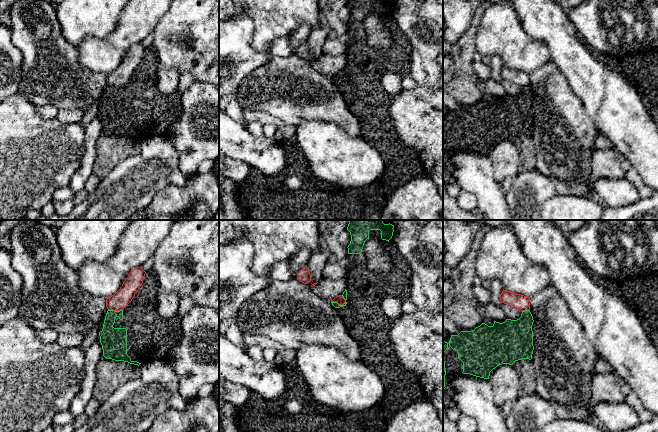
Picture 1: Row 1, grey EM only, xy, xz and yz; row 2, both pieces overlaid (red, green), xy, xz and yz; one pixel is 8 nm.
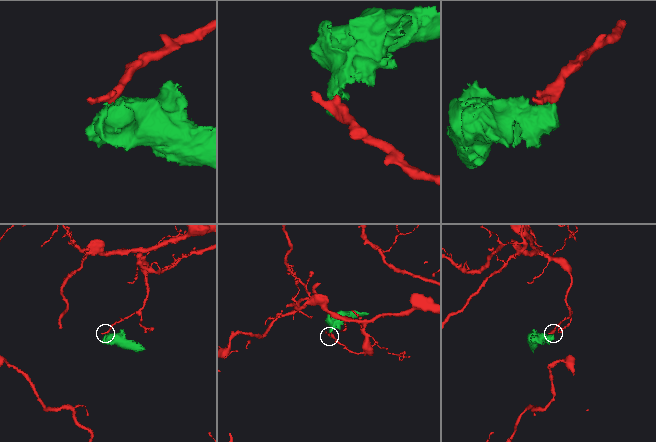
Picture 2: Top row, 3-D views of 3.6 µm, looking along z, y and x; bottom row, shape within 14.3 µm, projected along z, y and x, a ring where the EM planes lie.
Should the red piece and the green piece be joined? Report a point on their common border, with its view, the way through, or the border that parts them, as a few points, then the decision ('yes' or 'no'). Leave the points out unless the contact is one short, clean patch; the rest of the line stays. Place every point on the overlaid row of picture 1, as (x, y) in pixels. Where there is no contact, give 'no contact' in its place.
xy (115, 310) | along xy (108, 309), (122, 310) | no

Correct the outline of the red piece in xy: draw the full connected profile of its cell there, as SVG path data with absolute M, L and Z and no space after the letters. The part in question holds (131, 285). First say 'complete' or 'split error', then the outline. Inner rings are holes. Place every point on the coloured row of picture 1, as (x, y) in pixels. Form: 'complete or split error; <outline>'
complete; M136 267L131 270L120 289L112 296L107 297L106 307L108 310L123 310L134 298L140 289L146 272L143 268Z

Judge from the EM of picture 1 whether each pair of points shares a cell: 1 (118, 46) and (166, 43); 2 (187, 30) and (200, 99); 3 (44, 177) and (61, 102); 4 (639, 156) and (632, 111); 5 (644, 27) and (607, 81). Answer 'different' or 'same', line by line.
1: different
2: different
3: different
4: same
5: different

